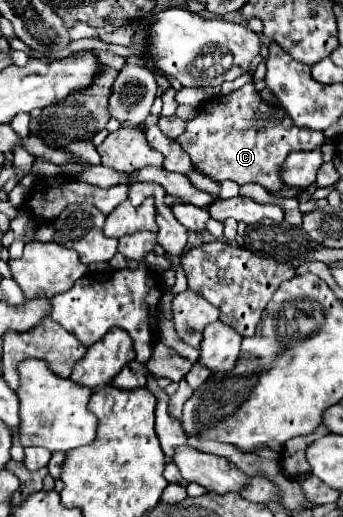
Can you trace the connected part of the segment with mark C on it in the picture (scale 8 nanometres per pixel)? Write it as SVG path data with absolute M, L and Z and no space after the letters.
M253 82L245 84L243 88L215 98L207 104L203 104L197 112L197 116L193 120L187 122L187 130L185 134L181 134L181 138L177 138L177 142L185 148L185 152L189 152L193 166L203 172L205 176L209 176L211 180L233 180L237 184L247 184L247 182L255 182L261 184L267 190L279 190L281 180L279 180L279 170L283 160L293 152L293 150L315 150L321 146L323 142L323 132L319 130L309 130L309 128L297 128L291 124L291 120L287 118L287 114L279 108L279 106L269 106L265 104Z

